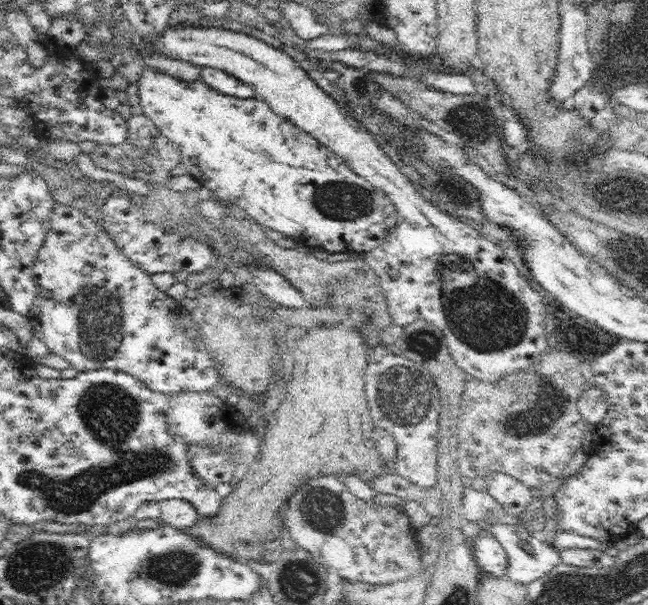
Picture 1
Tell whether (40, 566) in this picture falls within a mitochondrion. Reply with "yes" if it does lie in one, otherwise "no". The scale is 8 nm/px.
yes

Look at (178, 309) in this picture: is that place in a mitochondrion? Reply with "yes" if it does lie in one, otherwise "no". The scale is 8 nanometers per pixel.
no

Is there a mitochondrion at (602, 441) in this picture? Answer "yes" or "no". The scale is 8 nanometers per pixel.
no

